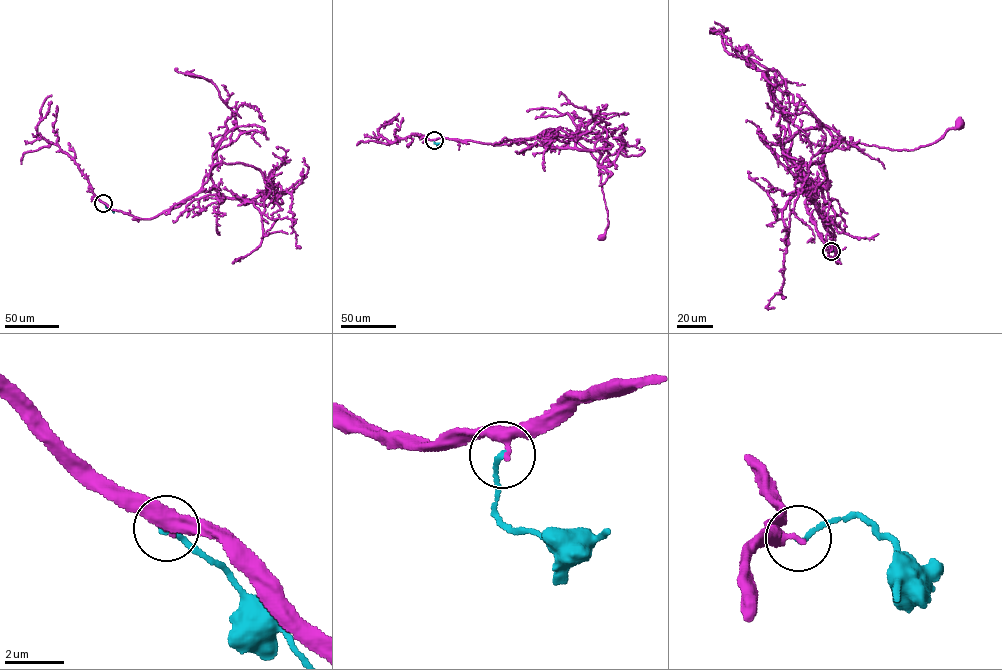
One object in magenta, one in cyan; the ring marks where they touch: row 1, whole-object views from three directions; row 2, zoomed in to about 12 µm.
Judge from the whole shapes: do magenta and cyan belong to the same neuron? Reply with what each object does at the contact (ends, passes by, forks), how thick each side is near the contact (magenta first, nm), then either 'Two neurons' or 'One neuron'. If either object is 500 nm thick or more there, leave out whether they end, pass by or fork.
At the ring magenta passes by. At the ring cyan ends. Thickness 280 nm (magenta) against 170 nm. Two neurons

